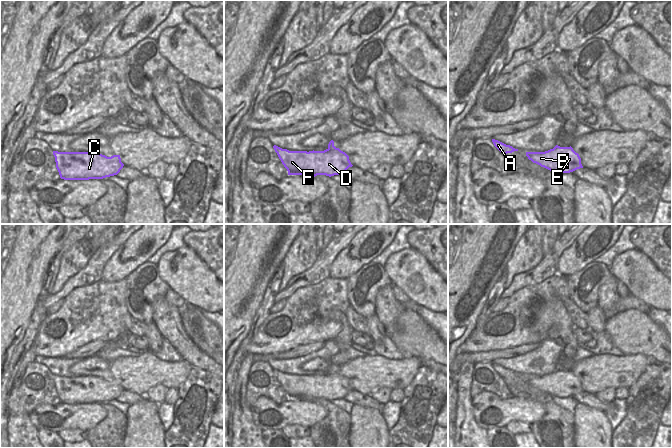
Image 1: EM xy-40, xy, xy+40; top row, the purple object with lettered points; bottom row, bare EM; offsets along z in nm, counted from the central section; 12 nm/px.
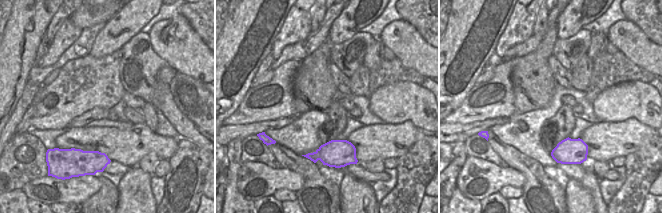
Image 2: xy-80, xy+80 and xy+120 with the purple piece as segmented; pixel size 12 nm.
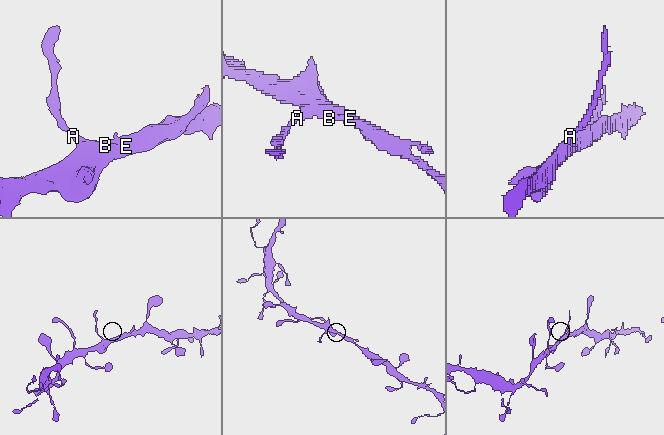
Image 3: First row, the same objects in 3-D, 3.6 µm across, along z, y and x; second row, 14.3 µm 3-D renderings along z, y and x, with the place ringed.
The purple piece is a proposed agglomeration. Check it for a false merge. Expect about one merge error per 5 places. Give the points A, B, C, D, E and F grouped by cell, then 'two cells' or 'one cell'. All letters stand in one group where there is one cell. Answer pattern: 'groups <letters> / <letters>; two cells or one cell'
groups A B C D E F; one cell

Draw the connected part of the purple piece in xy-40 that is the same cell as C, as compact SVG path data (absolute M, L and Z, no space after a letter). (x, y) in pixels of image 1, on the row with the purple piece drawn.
M53 151L56 168L64 180L103 179L123 168L120 155L107 157L97 152Z

